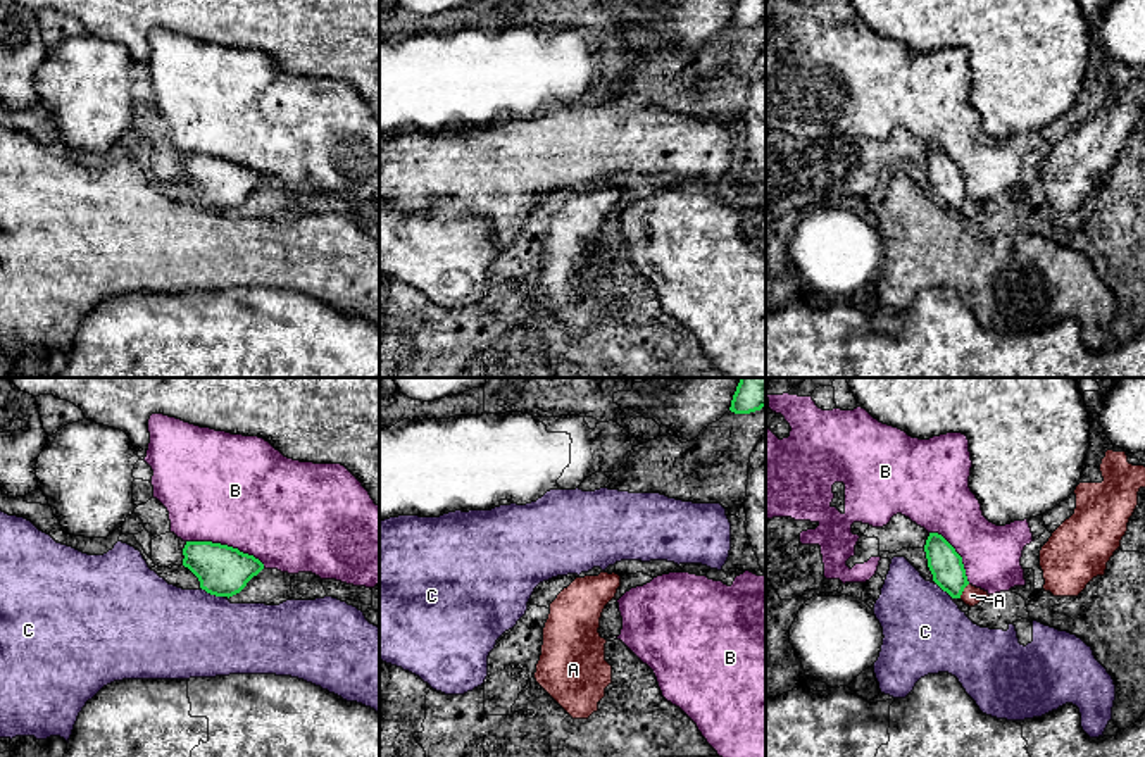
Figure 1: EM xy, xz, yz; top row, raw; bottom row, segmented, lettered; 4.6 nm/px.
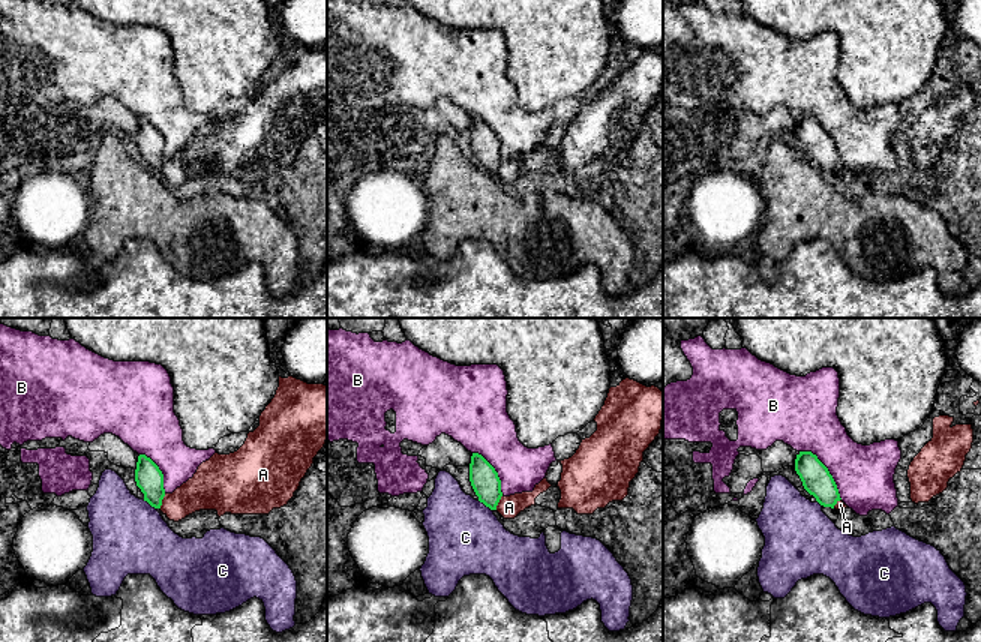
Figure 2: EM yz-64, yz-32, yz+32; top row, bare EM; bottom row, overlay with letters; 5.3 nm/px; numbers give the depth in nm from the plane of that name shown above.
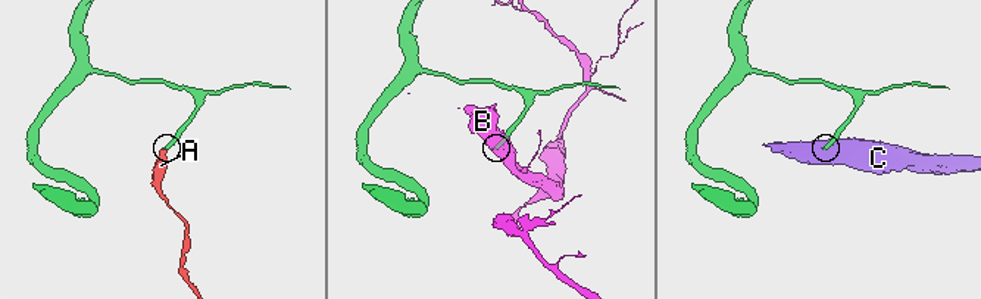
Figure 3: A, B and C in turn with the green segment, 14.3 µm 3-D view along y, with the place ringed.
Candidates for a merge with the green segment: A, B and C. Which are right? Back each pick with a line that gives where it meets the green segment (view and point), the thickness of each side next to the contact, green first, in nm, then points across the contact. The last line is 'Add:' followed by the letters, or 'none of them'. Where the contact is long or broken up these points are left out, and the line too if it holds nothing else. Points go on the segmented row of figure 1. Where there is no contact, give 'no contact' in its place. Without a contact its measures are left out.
A: yz (963, 590) | 160/90 nm | across yz (945, 564), (951, 578), (963, 590), (971, 595)
Add: A

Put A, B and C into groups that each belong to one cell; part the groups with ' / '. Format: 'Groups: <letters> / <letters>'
Groups: A / B / C

